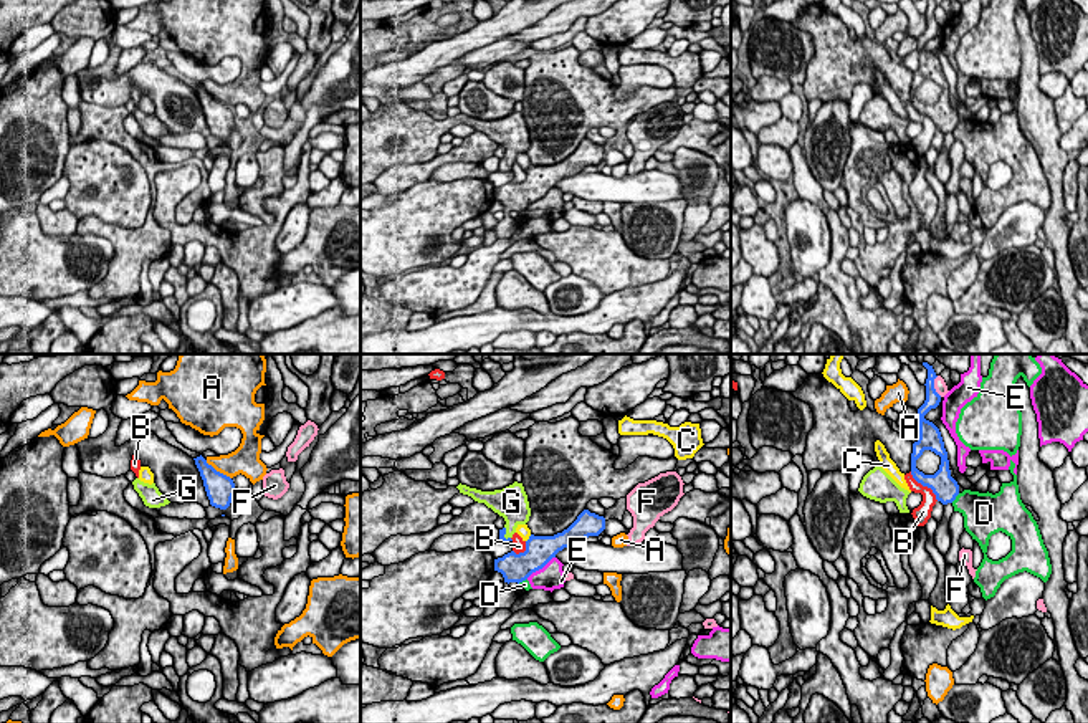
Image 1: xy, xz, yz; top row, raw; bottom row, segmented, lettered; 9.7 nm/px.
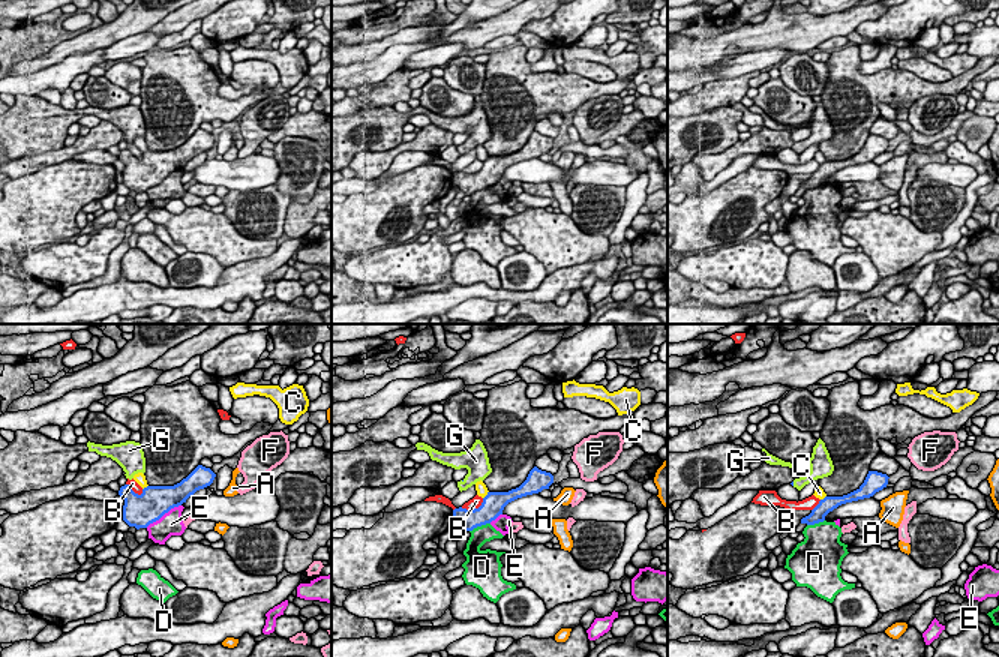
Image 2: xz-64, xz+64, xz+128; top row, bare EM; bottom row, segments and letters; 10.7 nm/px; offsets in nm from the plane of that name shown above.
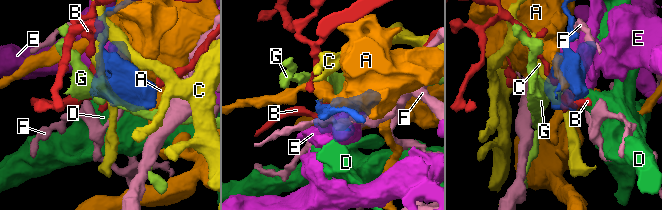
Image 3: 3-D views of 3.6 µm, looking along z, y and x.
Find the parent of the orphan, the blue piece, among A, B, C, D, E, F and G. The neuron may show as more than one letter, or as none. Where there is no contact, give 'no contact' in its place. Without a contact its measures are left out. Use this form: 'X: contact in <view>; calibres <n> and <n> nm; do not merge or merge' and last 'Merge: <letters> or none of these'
A: contact in xy; calibres 280 and 240 nm; do not merge
B: contact in yz; calibres 240 and 140 nm; do not merge
C: contact in xz; calibres 280 and 120 nm; do not merge
D: contact in yz; calibres 240 and 320 nm; do not merge
E: contact in xz; calibres 280 and 240 nm; do not merge
F: contact in yz; calibres 140 and 120 nm; do not merge
G: contact in xz; calibres 60 and 280 nm; merge
Merge: G

